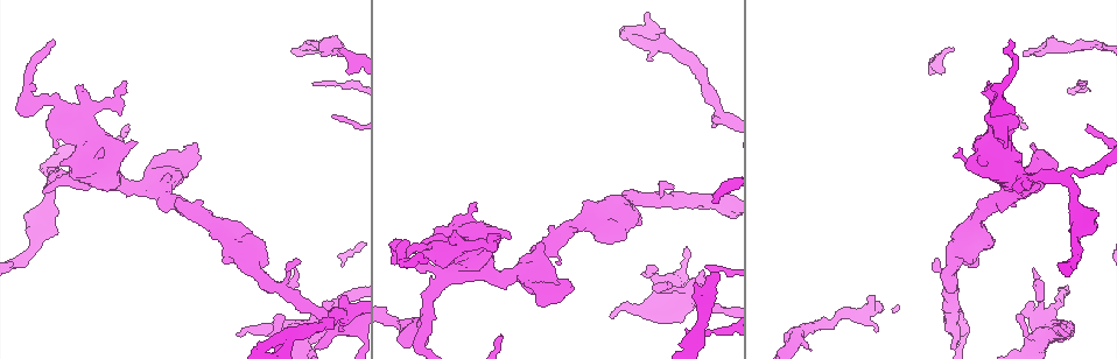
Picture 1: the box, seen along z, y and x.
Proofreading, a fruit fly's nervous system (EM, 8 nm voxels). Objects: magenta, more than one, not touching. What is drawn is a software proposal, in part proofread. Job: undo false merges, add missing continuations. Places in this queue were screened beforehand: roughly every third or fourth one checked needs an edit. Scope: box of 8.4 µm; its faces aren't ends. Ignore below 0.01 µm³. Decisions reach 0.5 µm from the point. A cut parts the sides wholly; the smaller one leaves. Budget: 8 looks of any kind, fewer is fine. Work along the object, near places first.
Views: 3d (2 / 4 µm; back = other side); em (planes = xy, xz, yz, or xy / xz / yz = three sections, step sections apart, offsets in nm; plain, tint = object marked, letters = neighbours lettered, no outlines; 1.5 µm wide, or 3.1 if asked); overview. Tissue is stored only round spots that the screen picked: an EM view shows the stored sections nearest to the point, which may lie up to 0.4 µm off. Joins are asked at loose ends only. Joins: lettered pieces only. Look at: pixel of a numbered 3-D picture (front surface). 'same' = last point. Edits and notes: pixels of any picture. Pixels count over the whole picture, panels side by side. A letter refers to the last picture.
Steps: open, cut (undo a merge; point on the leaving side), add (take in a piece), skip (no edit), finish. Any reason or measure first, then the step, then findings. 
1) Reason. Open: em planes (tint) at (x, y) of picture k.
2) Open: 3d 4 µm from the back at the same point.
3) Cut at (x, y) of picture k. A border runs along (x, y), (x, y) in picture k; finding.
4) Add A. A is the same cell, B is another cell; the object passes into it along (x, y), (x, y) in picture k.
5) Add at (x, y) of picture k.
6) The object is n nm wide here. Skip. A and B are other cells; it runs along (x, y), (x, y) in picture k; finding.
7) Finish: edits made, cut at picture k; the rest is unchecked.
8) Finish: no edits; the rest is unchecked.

Tapers out. Open: em xy step 8 (letters) at (716, 273) of picture 1.

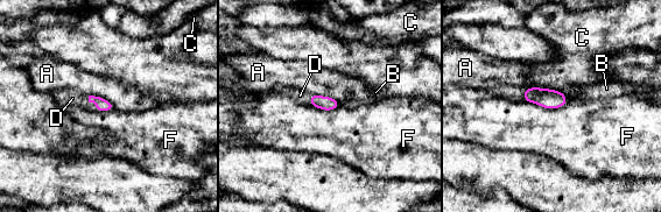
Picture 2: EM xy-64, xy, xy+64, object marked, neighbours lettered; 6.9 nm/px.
The object is 90 nm wide here. Add D. D is the same cell, A, B, C and F are other cells; the neuron continues.

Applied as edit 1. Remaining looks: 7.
Side arm on a straight run. Open: em xy step 4 (letters) at (1055, 307) of picture 1.

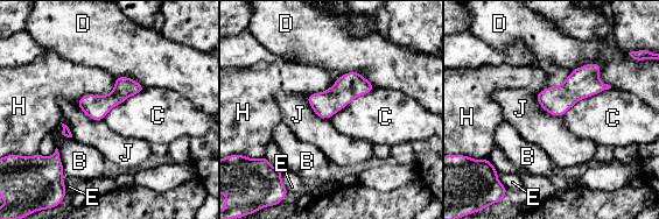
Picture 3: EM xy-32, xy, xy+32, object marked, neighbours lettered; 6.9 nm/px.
The object is 170 nm wide here. Skip. B, C, D, E, H and J are other cells; a border runs along (306, 96), (312, 110), (329, 119) in picture 3; all the same neuron.

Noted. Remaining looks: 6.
Finish: edits made, add at picture 2; the rest is unchecked.

